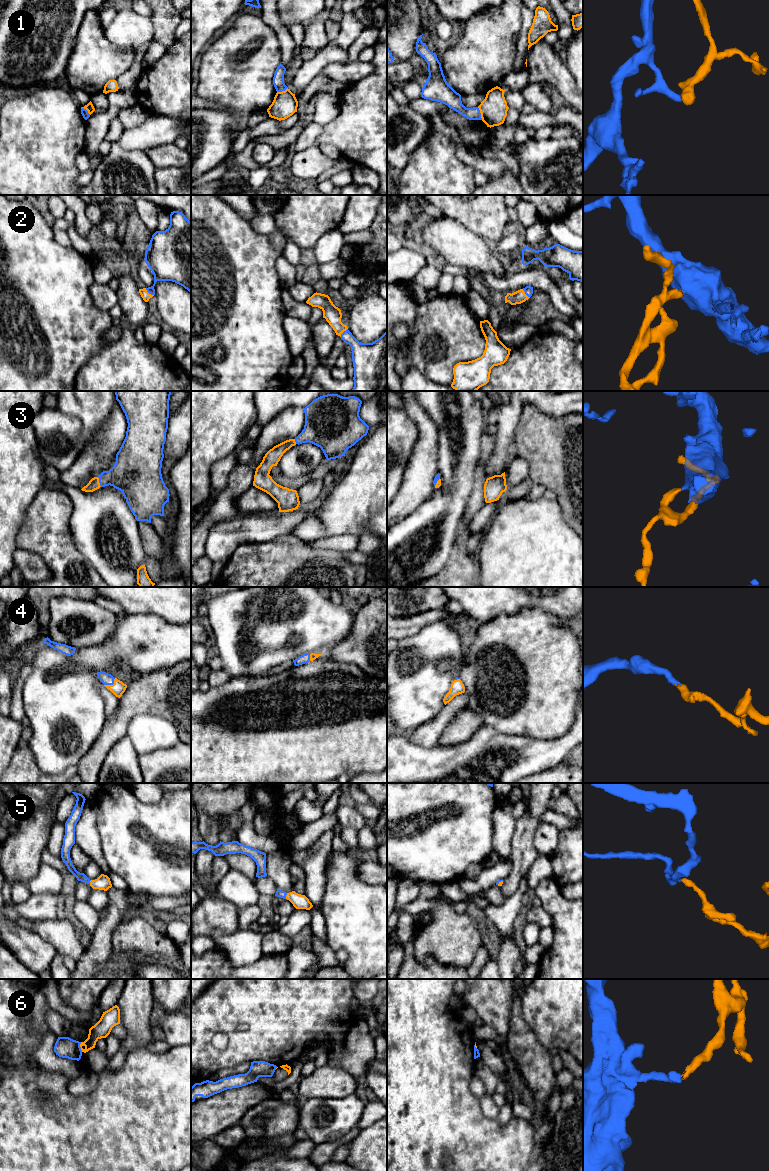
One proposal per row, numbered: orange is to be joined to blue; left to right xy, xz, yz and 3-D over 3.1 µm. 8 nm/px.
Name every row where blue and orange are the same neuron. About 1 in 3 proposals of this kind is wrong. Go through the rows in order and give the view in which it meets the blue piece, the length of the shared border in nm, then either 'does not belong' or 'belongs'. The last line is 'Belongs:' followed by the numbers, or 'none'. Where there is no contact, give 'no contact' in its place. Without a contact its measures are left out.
1: meets blue in yz; contact 110 nm long; does not belong
2: meets blue in xy; contact 90 nm long; belongs
3: meets blue in xy; contact 90 nm long; belongs
4: meets blue in xy; contact 110 nm long; belongs
5: meets blue in xz; contact 50 nm long; belongs
6: meets blue in xy; contact 80 nm long; does not belong
Belongs: 2, 3, 4, 5

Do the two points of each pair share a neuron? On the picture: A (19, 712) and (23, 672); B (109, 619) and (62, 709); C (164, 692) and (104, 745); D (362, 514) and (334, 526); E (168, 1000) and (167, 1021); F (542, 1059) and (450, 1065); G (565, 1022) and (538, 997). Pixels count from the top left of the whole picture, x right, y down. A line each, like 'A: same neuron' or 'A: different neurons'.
A: same neuron
B: different neurons
C: same neuron
D: same neuron
E: different neurons
F: different neurons
G: same neuron

